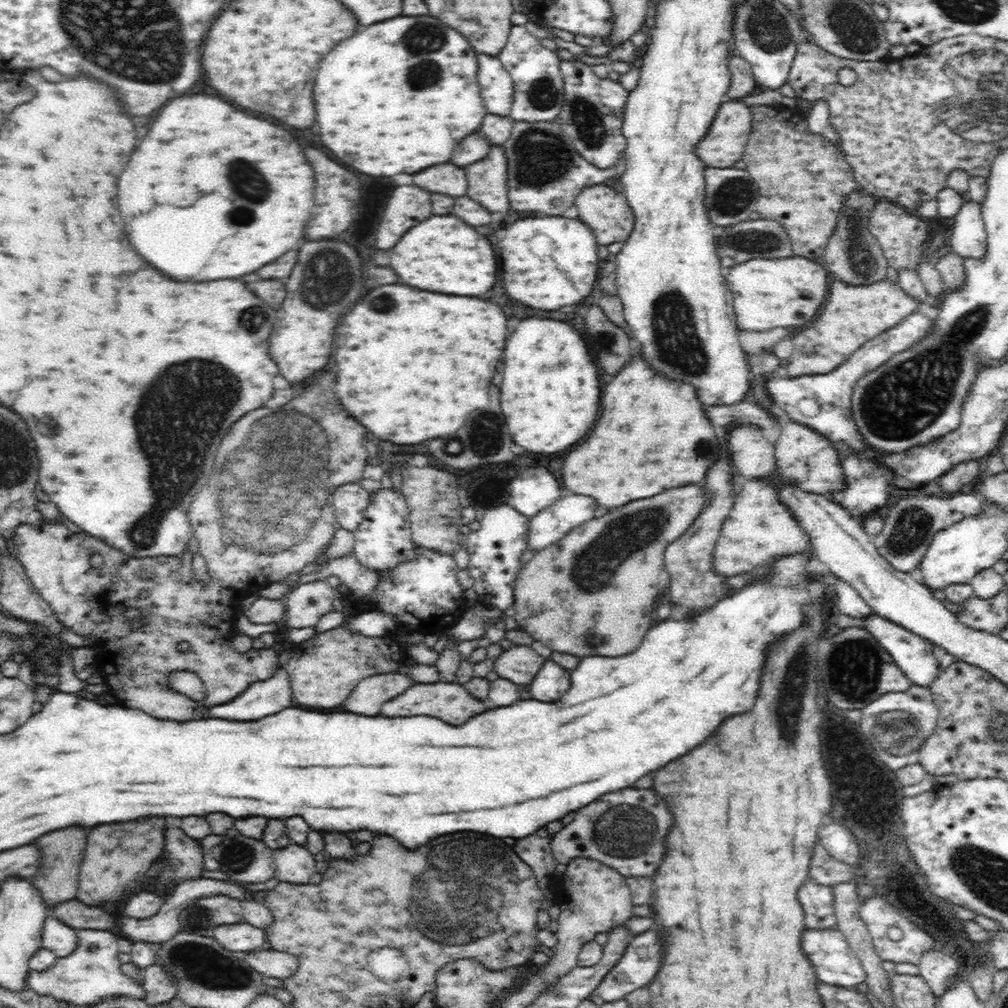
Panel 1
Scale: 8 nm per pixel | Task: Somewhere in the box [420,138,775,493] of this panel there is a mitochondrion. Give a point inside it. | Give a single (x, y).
(672, 321)

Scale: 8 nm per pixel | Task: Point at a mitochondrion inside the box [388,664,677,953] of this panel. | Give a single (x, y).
(474, 884)

